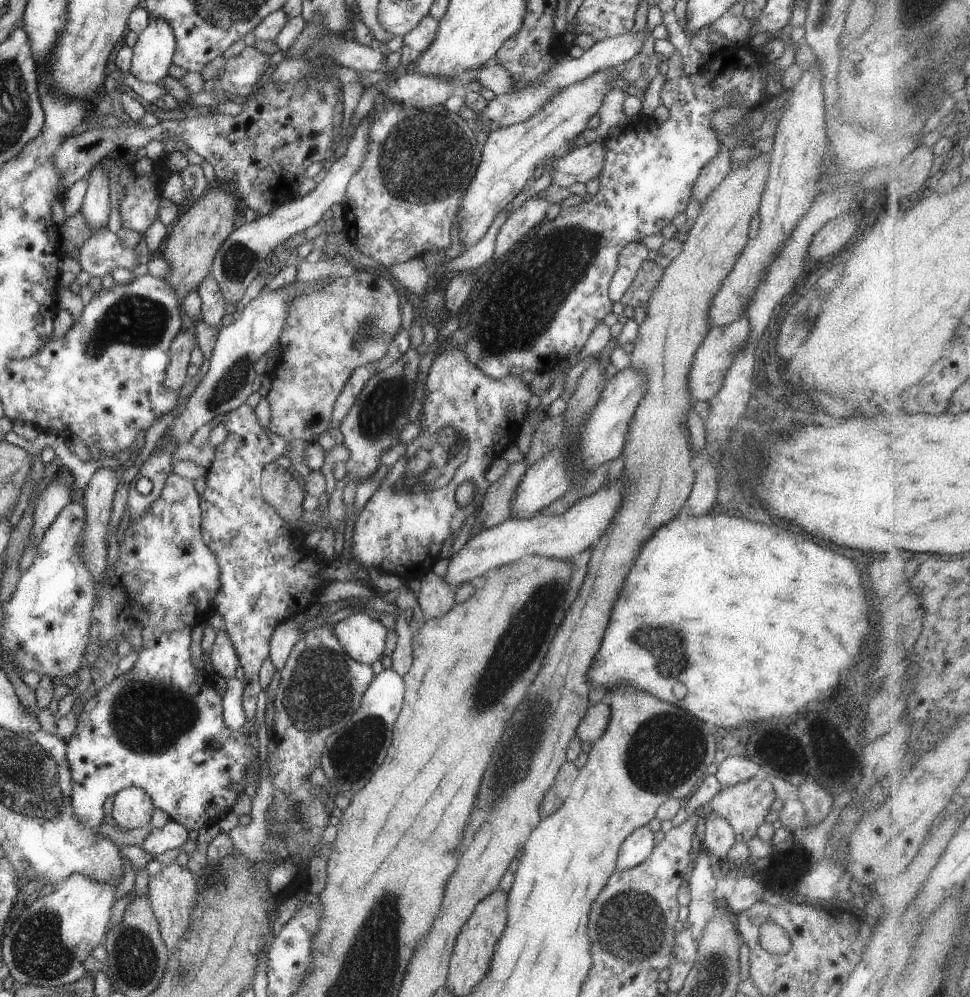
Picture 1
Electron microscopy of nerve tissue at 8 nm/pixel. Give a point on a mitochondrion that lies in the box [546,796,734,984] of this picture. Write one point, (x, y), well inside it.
(631, 925)

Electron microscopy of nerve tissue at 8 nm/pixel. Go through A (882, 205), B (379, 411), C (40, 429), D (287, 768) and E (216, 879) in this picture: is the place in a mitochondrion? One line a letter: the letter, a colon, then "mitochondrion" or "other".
A: other
B: mitochondrion
C: other
D: other
E: mitochondrion

